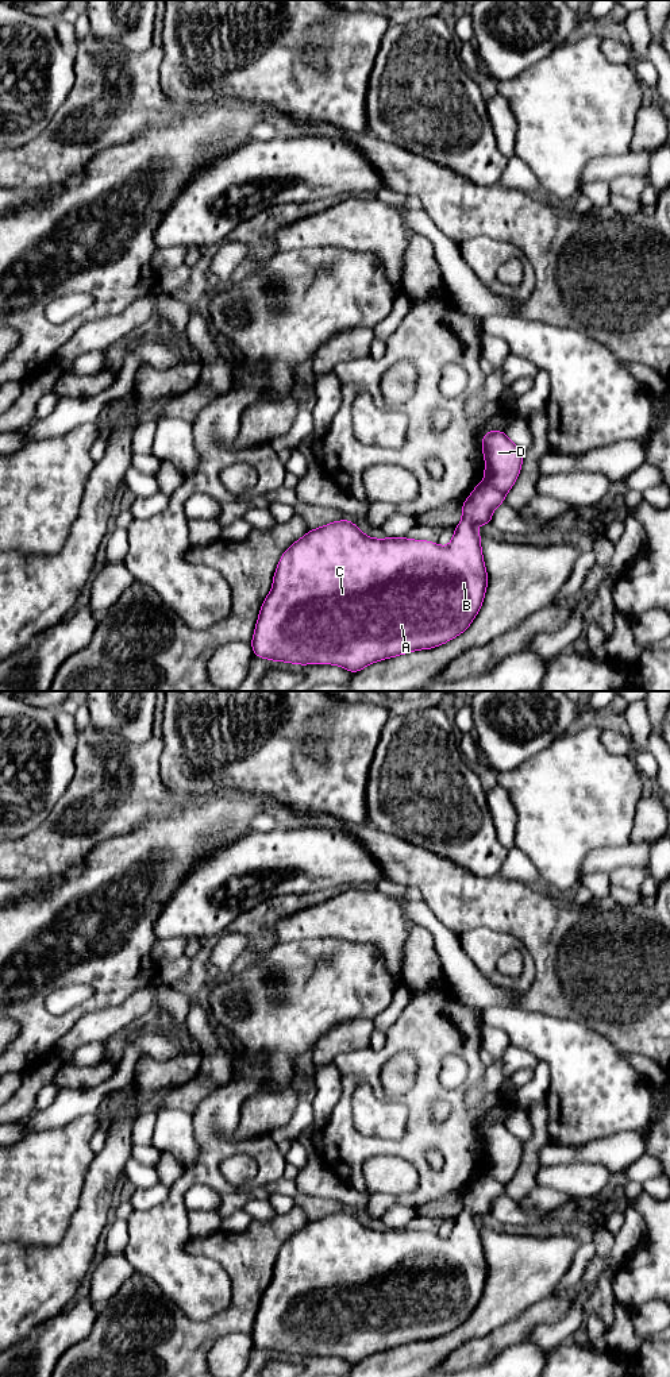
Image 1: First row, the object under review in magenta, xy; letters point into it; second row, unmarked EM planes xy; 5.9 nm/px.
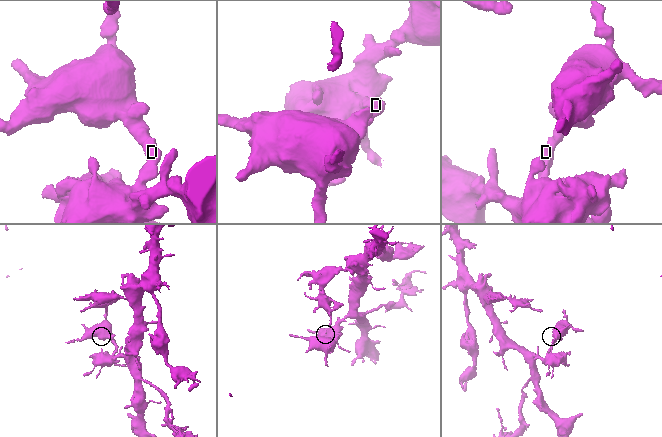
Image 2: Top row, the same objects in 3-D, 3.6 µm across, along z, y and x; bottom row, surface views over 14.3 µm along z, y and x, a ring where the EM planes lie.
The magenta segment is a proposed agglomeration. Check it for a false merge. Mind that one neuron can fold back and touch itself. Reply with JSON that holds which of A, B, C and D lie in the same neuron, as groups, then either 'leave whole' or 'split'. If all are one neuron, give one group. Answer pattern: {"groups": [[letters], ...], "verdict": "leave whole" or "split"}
{"groups": [["A", "B", "C"], ["D"]], "verdict": "split"}

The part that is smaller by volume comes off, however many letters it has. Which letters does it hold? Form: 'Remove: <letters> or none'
Remove: D

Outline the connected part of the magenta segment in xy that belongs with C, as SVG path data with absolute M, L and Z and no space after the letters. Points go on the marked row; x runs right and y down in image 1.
M484 482L477 485L462 504L462 521L447 547L407 537L371 539L350 520L309 531L278 562L273 587L261 606L250 643L254 655L301 666L335 664L355 674L371 663L435 648L453 640L469 628L482 606L488 572L481 535L475 526L492 524L492 513L501 502L505 502L502 493Z

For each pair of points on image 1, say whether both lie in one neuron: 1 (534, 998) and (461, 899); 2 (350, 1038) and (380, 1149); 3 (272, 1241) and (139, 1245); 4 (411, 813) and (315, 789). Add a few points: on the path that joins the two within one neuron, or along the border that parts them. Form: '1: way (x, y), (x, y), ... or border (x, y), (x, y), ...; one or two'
1: way (543, 965), (543, 948), (500, 905), (493, 902); one
2: border (368, 1046), (359, 1050), (342, 1052), (331, 1061); two
3: border (184, 1245), (189, 1253), (210, 1257), (214, 1261); two
4: border (369, 771), (365, 822); two

